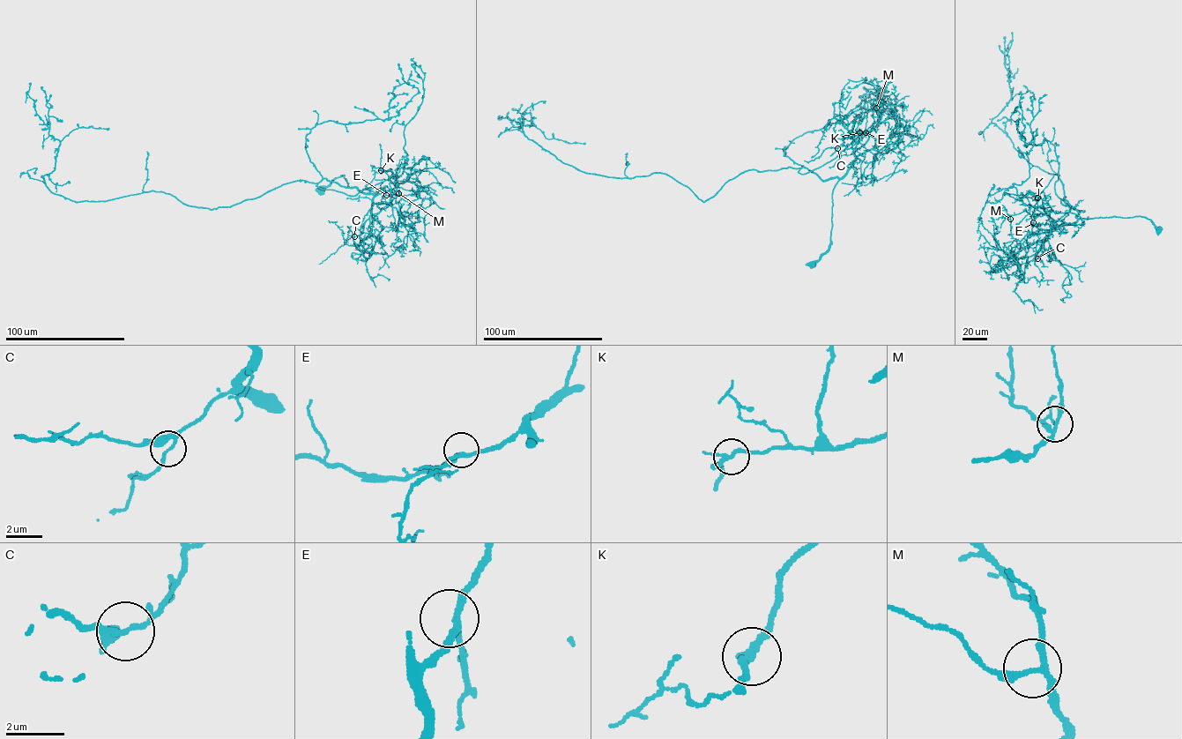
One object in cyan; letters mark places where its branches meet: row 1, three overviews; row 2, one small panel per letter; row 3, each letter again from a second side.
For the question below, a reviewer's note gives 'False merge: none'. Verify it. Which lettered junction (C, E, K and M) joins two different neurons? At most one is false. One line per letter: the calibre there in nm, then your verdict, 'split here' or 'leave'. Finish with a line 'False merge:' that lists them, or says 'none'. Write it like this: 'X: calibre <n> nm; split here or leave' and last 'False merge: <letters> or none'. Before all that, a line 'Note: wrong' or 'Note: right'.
Note: right
C: calibre 150 nm; leave
E: calibre 200 nm; leave
K: calibre 200 nm; leave
M: calibre 200 nm; leave
False merge: none

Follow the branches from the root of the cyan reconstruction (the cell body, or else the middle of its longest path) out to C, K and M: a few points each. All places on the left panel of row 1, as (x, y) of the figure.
C: (322, 190), (343, 175), (349, 187), (373, 195), (372, 212), (362, 231), (354, 236)
K: (322, 190), (343, 175), (349, 187), (373, 195), (374, 203), (388, 205), (396, 183), (392, 172), (381, 170)
M: (322, 190), (343, 175), (349, 187), (373, 195), (371, 230), (366, 239), (373, 218), (398, 193)

